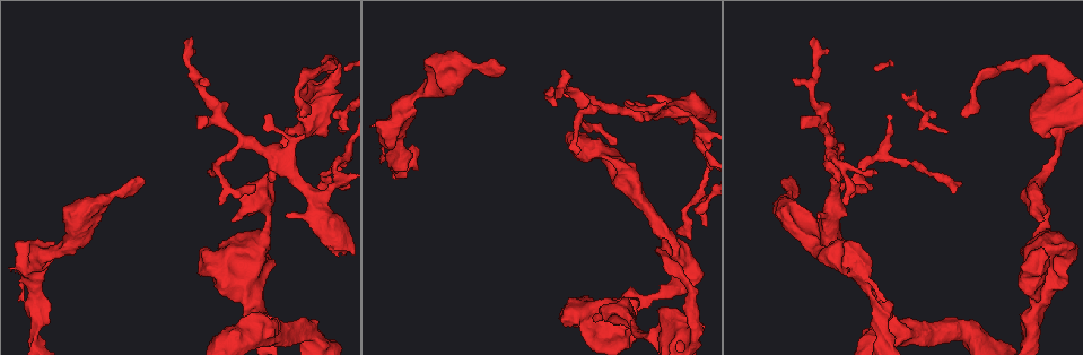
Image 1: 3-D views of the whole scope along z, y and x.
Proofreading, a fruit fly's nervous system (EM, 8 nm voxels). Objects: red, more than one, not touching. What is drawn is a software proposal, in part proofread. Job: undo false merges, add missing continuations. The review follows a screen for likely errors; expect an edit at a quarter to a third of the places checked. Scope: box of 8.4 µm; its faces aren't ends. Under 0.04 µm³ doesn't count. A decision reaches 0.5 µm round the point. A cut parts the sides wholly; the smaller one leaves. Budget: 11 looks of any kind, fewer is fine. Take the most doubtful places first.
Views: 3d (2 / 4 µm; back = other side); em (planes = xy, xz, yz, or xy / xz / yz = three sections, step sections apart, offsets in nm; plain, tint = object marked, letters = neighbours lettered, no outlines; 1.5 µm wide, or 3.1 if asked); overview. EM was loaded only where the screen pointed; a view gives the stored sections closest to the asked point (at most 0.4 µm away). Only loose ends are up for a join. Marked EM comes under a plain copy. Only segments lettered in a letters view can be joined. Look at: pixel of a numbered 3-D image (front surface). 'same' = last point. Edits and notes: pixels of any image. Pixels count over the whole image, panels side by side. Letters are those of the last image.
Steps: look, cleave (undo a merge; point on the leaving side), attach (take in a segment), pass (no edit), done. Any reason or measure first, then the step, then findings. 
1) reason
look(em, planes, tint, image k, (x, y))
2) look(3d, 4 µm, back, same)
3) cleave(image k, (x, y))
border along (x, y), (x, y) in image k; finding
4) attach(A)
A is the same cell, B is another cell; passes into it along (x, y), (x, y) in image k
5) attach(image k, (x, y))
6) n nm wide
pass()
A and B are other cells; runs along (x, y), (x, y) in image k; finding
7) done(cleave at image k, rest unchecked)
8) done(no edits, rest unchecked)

branch stops here
look(3d, 4 µm, image 1, (663, 239))

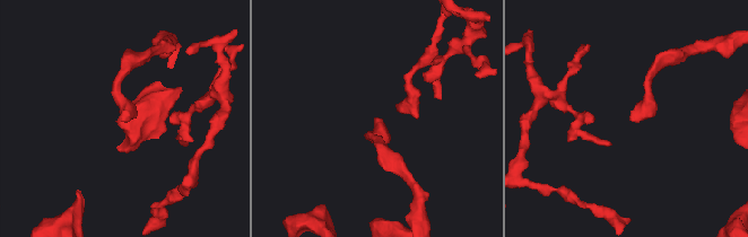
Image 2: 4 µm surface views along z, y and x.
now the EM
look(em, planes, letters, image 2, (633, 121))

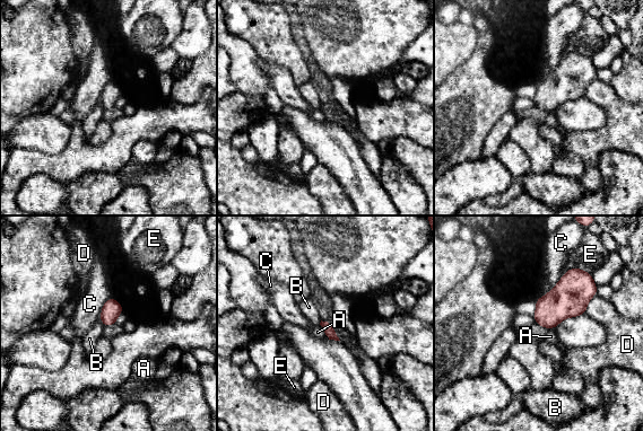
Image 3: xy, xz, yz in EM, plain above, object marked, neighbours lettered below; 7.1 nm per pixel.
pass()
A, B, C, D and E are other cells; no lettered segment goes on from it

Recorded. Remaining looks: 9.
look(3d, 4 µm, back, image 1, (241, 319))

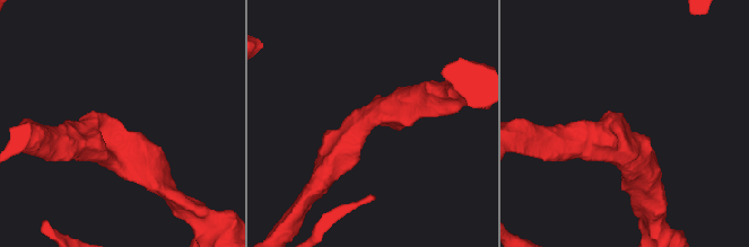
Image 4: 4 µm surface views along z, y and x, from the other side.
shape alone is not enough
look(em, xz, step 4, letters, image 4, (121, 123))

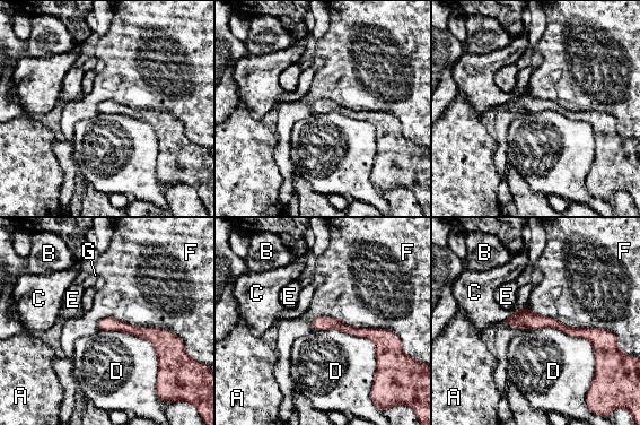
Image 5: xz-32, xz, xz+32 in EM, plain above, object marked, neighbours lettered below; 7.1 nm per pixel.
F touches over 650 nm
pass()
A, B, C, D, E, F and G are other cells; border along (310, 320), (400, 338) in image 5; no lettered segment goes on from it

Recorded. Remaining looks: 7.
an open end
look(em, planes, letters, image 1, (287, 216))

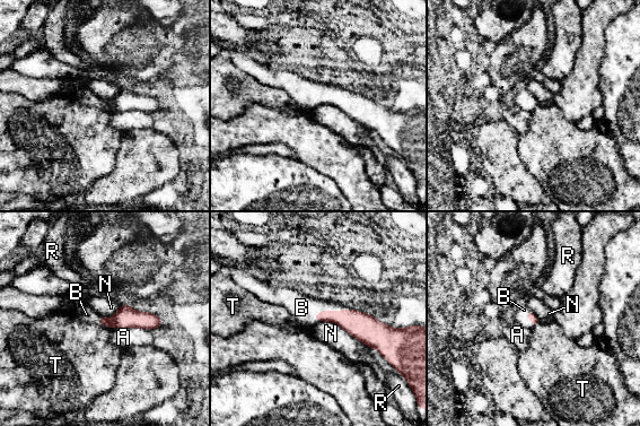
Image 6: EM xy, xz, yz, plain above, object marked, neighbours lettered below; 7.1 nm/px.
attach(B)
B is the same cell, A, N, R and T are other cells; the cell continues

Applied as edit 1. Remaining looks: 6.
done(attach at image 6, rest unchecked)

